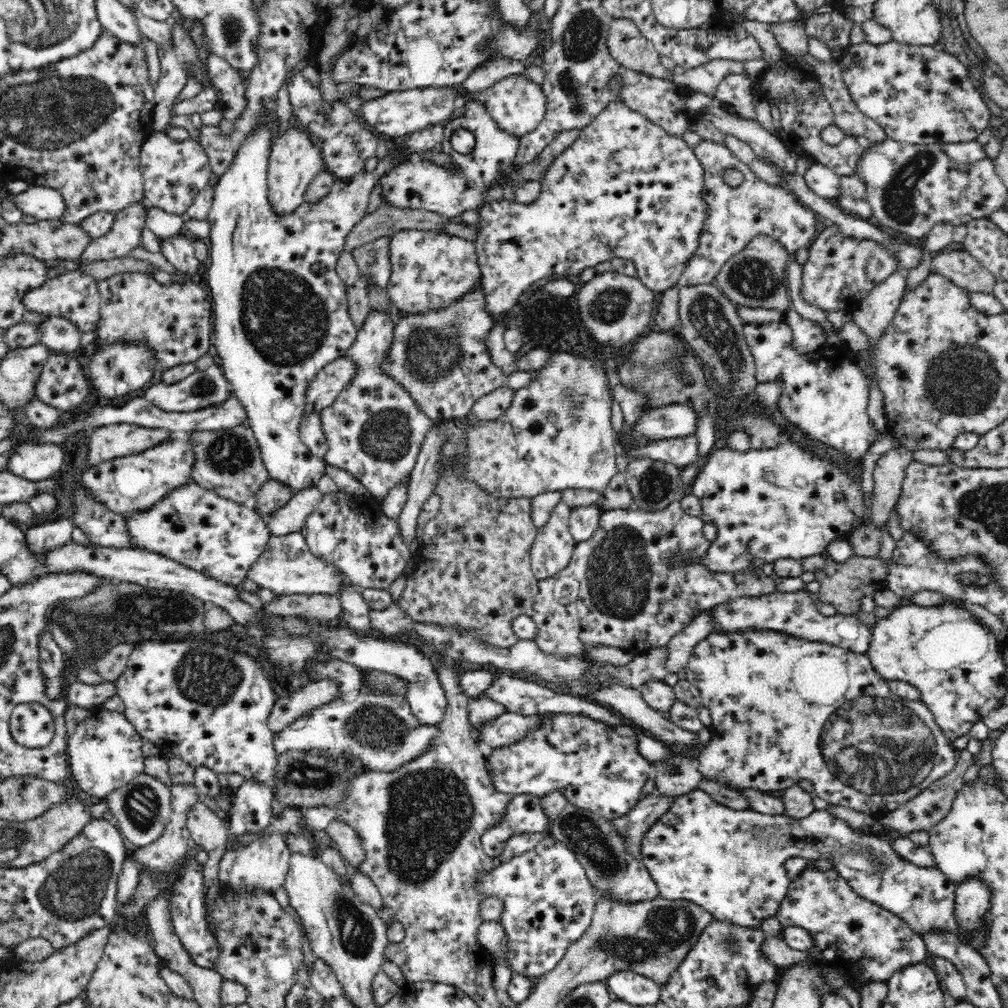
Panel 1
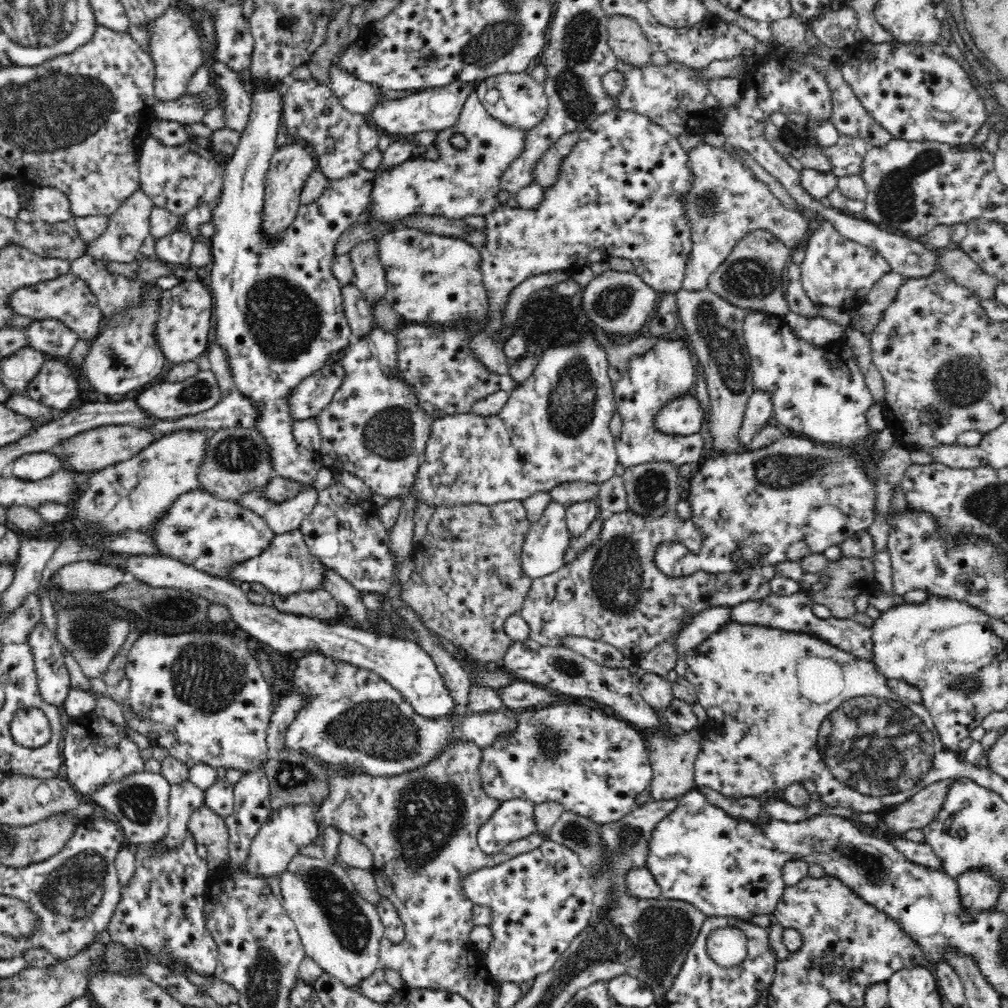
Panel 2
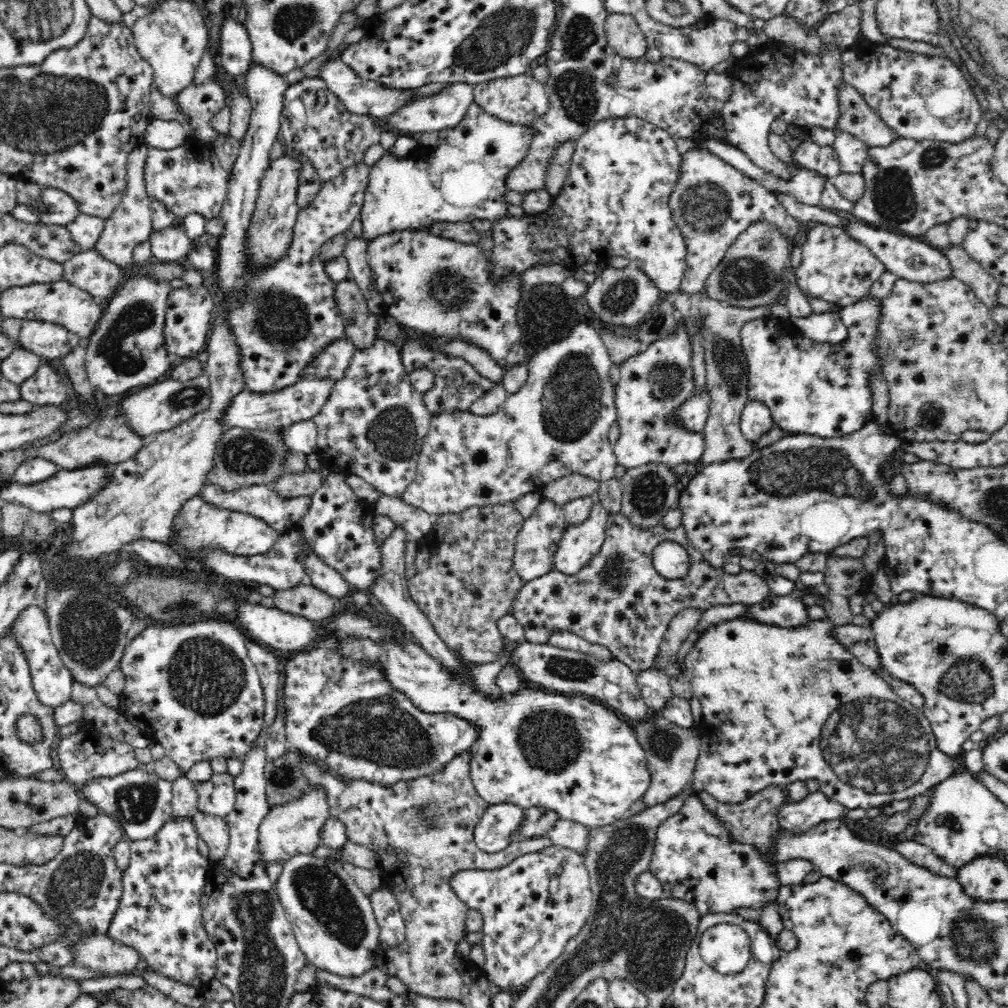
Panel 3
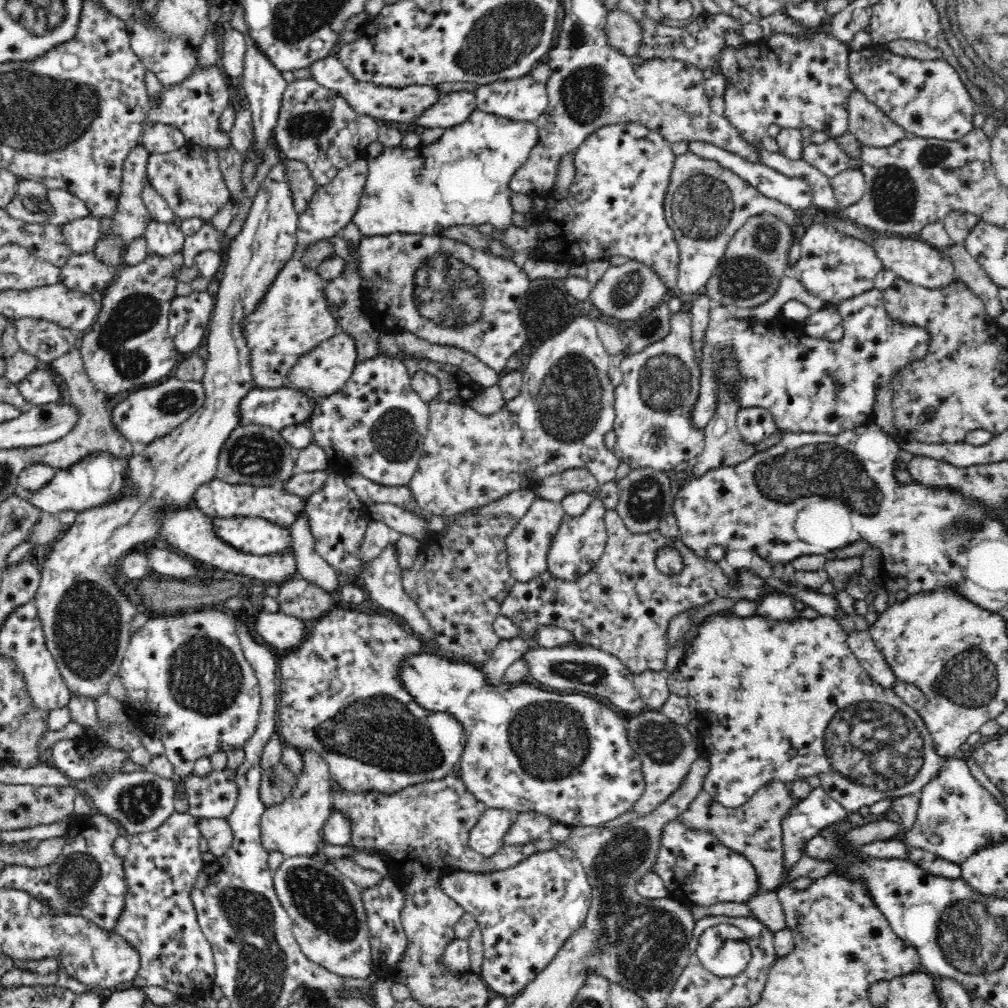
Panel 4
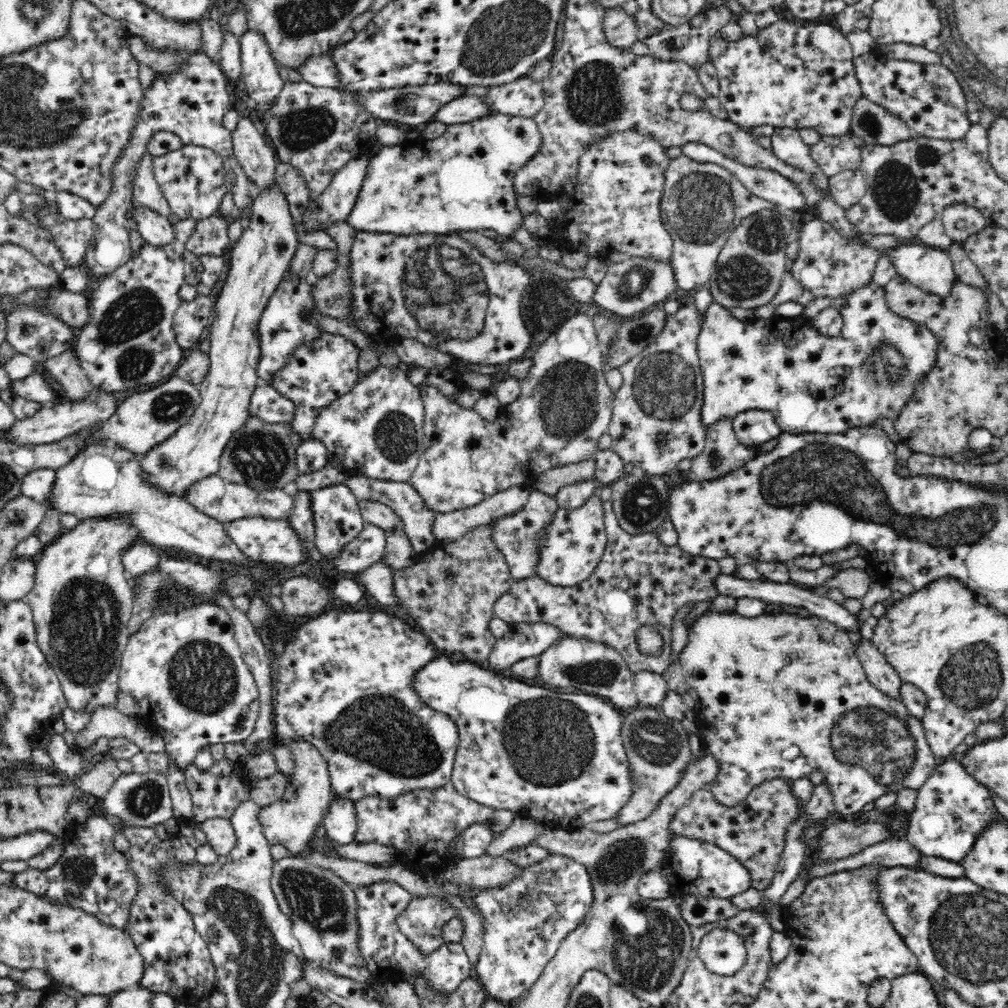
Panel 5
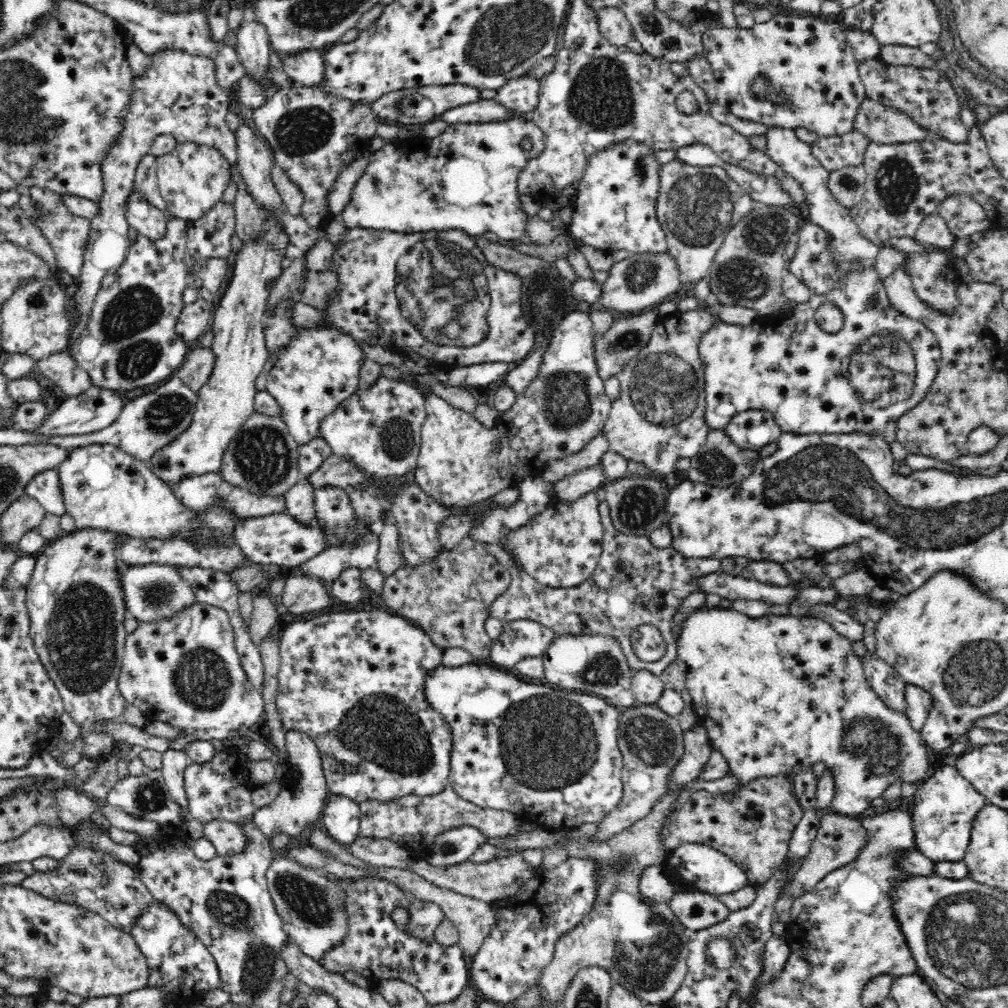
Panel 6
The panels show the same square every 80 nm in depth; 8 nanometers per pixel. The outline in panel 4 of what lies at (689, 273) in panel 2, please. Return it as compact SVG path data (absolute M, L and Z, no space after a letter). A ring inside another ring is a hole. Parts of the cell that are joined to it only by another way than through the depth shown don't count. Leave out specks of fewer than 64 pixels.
M690 151L675 158L670 172L664 210L667 224L679 246L679 274L676 277L682 295L705 291L707 282L724 257L732 236L756 214L772 214L786 225L796 222L797 215L789 206L766 198L720 163L700 158Z

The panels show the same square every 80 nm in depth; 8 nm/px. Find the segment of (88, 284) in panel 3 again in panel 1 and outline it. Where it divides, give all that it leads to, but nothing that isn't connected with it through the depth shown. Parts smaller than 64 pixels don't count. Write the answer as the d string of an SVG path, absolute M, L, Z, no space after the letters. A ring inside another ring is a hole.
M123 272L94 281L101 297L96 343L147 342L156 353L161 372L180 364L195 364L207 354L213 330L212 296L205 284L195 278L186 283L161 284L155 277Z

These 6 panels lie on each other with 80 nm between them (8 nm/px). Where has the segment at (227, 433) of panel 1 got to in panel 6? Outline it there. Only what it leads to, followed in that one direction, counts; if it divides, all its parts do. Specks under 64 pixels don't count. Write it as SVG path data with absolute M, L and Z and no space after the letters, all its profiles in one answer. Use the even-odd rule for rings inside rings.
M252 412L242 428L231 438L221 462L220 476L231 485L260 497L279 497L304 477L297 463L300 445L290 435L282 419Z

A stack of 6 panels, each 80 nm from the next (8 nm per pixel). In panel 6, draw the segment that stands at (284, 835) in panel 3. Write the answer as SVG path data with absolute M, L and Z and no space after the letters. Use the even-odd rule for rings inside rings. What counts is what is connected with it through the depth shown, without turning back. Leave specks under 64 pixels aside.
M296 729L286 730L286 748L290 759L285 777L280 783L281 791L272 804L257 809L253 816L254 824L268 839L272 838L276 832L284 832L289 837L298 836L308 826L318 824L321 810L324 810L326 800L330 795L318 748L308 734L300 733Z

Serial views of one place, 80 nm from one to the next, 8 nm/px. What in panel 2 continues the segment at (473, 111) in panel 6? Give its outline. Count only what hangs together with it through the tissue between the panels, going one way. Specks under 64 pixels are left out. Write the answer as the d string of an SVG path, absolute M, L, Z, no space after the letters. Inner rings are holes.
M454 81L443 87L428 89L405 98L384 101L368 116L370 122L380 131L388 134L416 134L424 131L437 132L454 126L459 119L466 99L472 95L474 85L468 82Z

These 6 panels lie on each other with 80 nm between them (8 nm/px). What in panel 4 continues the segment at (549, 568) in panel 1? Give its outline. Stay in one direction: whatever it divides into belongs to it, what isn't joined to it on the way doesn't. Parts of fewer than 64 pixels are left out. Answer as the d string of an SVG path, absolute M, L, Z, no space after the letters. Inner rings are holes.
M536 496L534 503L522 518L512 526L512 530L504 538L504 547L506 547L506 556L510 574L518 582L528 582L536 576L540 576L546 571L546 554L548 546L560 526L560 520L564 516L564 510L561 502L548 501L545 498Z

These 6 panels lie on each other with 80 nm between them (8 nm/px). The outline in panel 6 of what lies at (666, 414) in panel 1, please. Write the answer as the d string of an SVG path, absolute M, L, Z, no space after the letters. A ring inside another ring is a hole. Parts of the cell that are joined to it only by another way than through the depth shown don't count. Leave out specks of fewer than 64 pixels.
M768 125L766 132L763 134L764 139L766 139L766 144L764 150L766 155L778 163L778 166L782 168L782 171L789 174L790 177L795 178L802 191L804 191L804 203L803 208L805 215L808 216L810 224L816 224L818 227L822 228L829 237L829 244L827 245L827 250L829 250L829 258L831 262L837 266L840 278L838 278L837 286L827 294L813 295L807 302L798 303L795 309L788 310L787 312L782 312L778 316L764 316L763 318L756 318L752 324L749 325L728 325L720 319L716 318L717 323L715 327L712 327L708 332L705 332L700 339L699 344L699 355L701 359L701 364L704 370L705 377L705 419L708 426L715 429L724 429L726 424L730 422L730 419L738 413L744 412L745 410L767 410L772 413L776 424L781 428L781 431L790 432L794 434L868 434L870 435L880 435L886 443L890 444L895 440L897 435L897 422L898 419L906 412L912 410L918 404L925 399L928 394L934 379L938 374L940 368L941 360L941 350L934 336L934 333L920 320L914 318L908 318L904 316L901 312L896 311L890 300L888 299L887 293L885 292L885 287L883 286L883 279L876 273L876 260L878 254L880 254L880 249L876 247L870 240L862 237L858 226L854 223L853 218L849 215L849 209L842 206L835 198L834 195L828 189L829 172L822 166L822 163L812 154L810 145L808 143L802 142L794 134L794 129L780 127L776 125ZM876 297L880 301L880 307L876 312L873 312L871 308L868 307L868 300L870 298ZM825 303L833 303L835 306L840 308L843 312L843 325L840 330L836 333L830 333L823 331L815 321L814 312L816 308L824 305Z

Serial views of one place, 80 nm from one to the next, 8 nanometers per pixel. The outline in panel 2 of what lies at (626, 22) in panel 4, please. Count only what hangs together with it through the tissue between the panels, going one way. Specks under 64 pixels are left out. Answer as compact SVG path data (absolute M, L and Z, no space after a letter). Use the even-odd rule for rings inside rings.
M614 15L608 21L607 43L617 58L632 67L652 65L650 56L653 50L650 41L635 19Z

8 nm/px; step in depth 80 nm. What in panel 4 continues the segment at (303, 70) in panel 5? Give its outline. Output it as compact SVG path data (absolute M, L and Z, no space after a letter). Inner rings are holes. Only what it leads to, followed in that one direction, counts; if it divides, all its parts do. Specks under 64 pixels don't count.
M333 53L314 60L308 69L310 69L310 79L343 96L356 112L369 114L382 120L412 124L425 110L435 105L435 102L444 94L437 85L412 85L399 89L356 81Z

